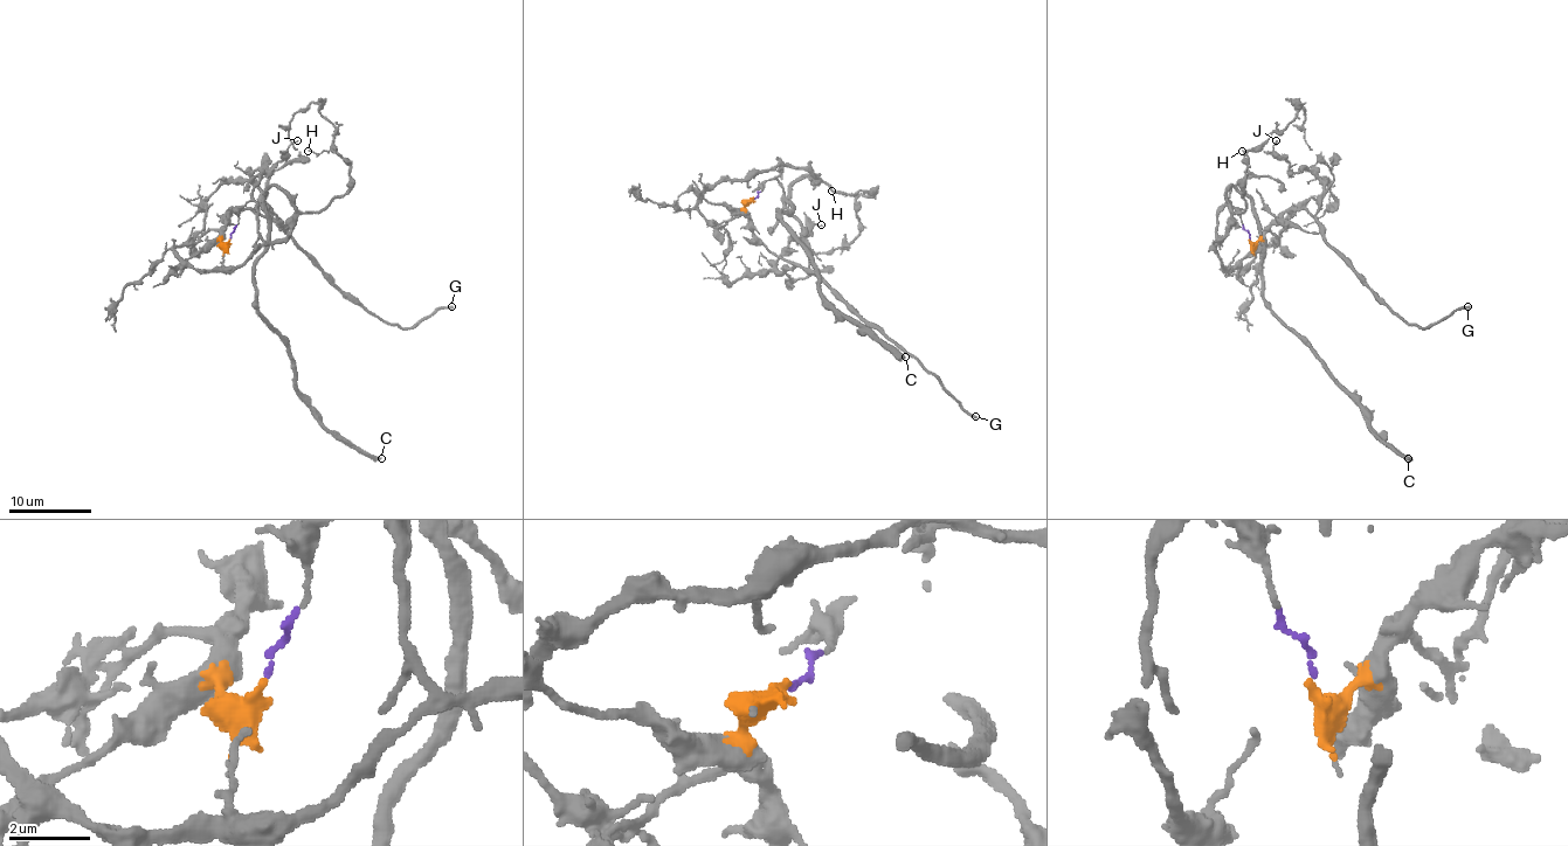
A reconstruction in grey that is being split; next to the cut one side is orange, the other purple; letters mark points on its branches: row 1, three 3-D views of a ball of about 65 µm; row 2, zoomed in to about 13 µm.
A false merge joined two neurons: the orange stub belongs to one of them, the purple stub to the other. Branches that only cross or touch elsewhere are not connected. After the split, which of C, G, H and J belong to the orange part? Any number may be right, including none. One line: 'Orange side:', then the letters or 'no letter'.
Orange side: G, J

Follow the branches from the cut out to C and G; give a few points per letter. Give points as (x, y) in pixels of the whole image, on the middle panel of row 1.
C: (753, 198), (782, 166), (817, 177), (791, 187), (793, 207), (778, 217), (810, 257), (817, 290), (905, 358)
G: (753, 198), (745, 206), (751, 233), (772, 252), (809, 267), (861, 317), (907, 352), (975, 417)

